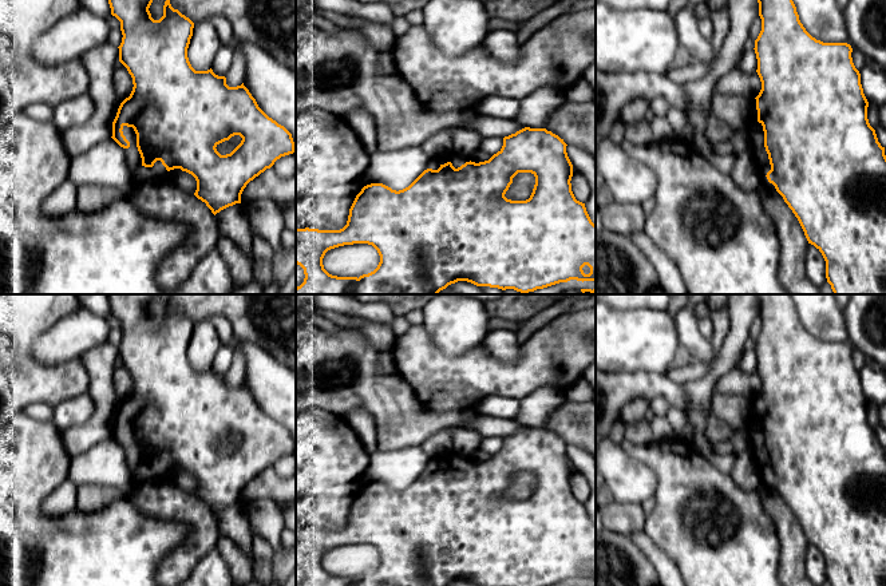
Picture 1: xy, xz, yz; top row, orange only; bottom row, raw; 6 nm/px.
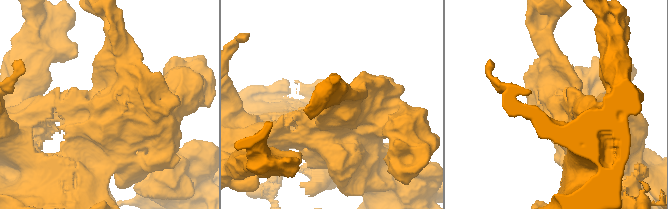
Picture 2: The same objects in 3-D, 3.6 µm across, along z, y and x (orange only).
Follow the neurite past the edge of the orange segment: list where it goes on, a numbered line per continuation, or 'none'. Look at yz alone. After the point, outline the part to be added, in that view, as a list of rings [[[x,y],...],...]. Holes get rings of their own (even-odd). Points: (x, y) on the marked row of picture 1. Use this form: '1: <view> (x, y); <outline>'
1: yz (756, 135); [[[751,99],[751,114],[749,114],[749,149],[752,151],[754,158],[758,162],[760,170],[762,182],[770,189],[775,189],[772,183],[767,179],[767,173],[771,170],[768,154],[764,147],[764,131],[762,123],[758,122],[758,110],[756,110],[756,99]]]

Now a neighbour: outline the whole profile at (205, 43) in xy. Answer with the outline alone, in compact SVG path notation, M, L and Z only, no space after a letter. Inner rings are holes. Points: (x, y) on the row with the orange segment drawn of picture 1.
M207 20L194 23L193 36L187 48L187 58L195 71L207 71L222 43L211 23Z

